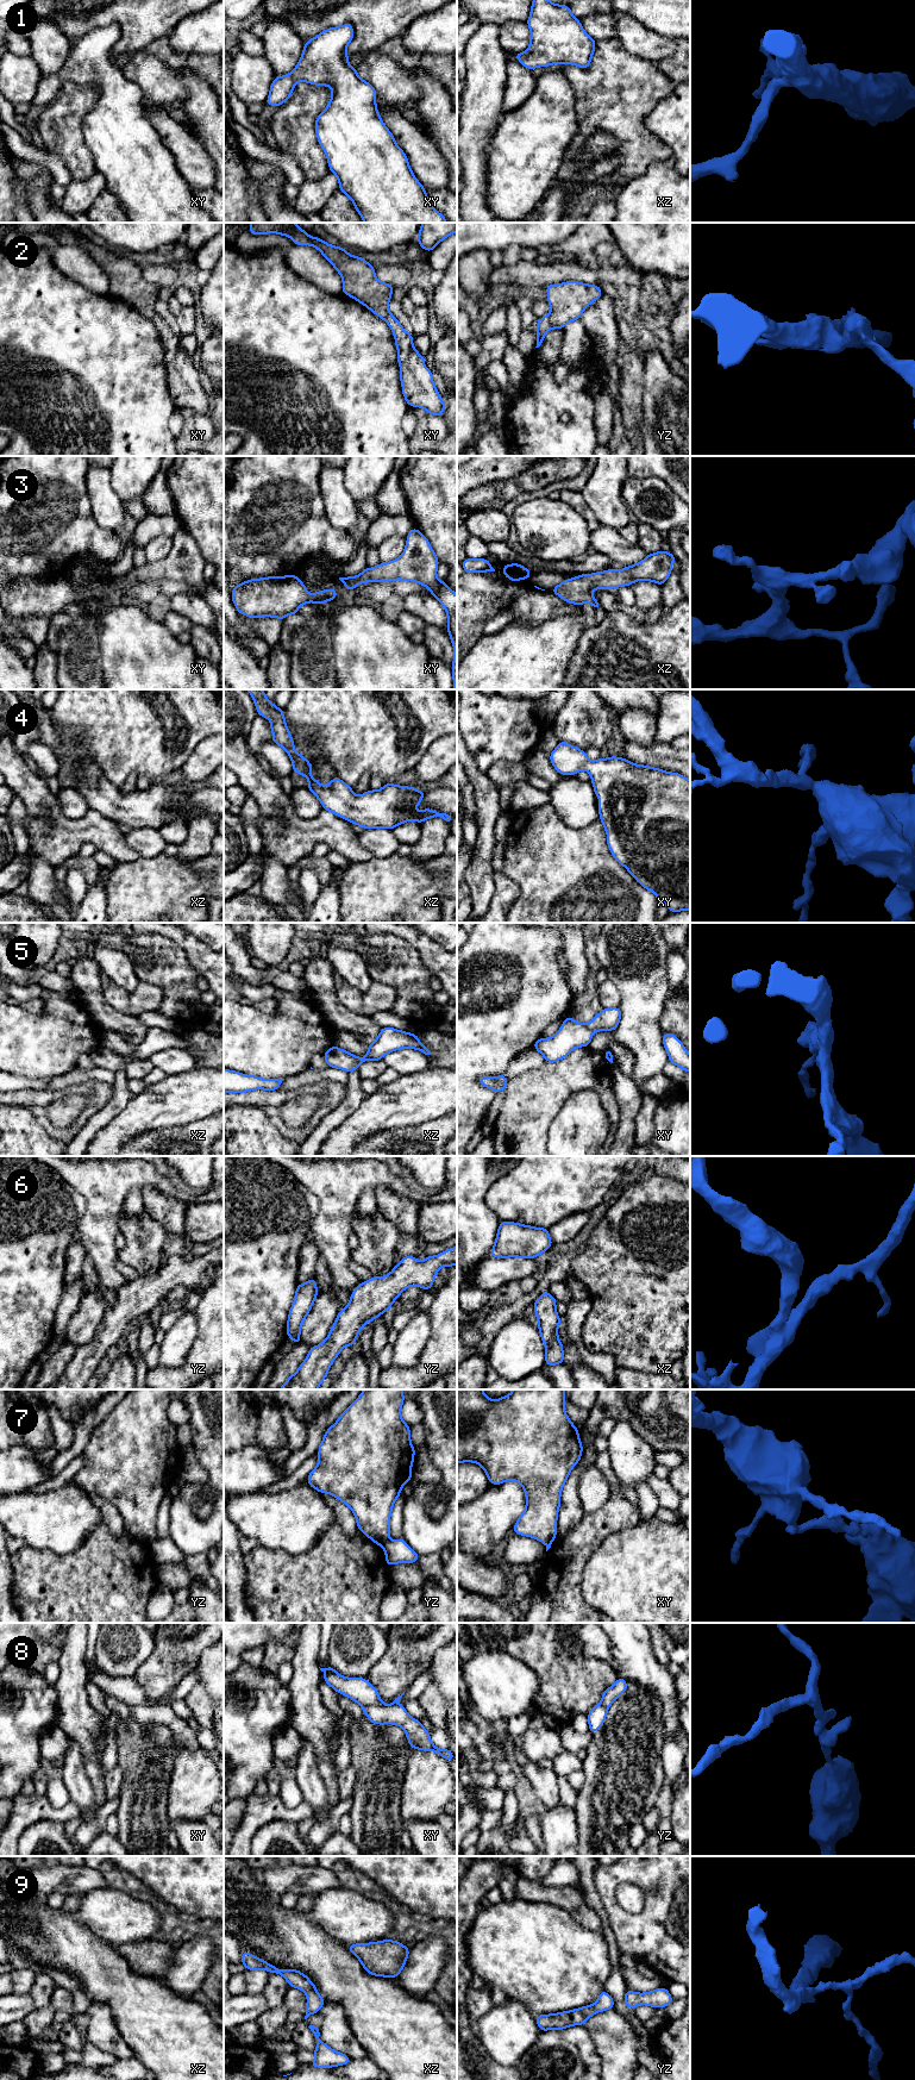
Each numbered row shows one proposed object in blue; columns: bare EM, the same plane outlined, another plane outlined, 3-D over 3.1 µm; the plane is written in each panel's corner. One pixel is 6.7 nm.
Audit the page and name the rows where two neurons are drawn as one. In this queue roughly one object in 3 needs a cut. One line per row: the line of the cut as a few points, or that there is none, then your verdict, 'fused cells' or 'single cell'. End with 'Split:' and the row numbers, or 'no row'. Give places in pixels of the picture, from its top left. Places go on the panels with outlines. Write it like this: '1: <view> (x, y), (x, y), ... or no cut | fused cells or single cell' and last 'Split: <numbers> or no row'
1: no cut | single cell
2: no cut | single cell
3: no cut | single cell
4: no cut | single cell
5: xy (587, 1024), (594, 1031) | fused cells
6: no cut | single cell
7: yz (388, 1538), (382, 1547) | fused cells
8: xy (383, 1704), (371, 1704), (363, 1707) | fused cells
9: no cut | single cell
Split: 5, 7, 8

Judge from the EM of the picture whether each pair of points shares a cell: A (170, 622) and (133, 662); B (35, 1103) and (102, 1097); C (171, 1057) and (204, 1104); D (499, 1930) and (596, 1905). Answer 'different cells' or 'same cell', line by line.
A: different cells
B: same cell
C: different cells
D: different cells

